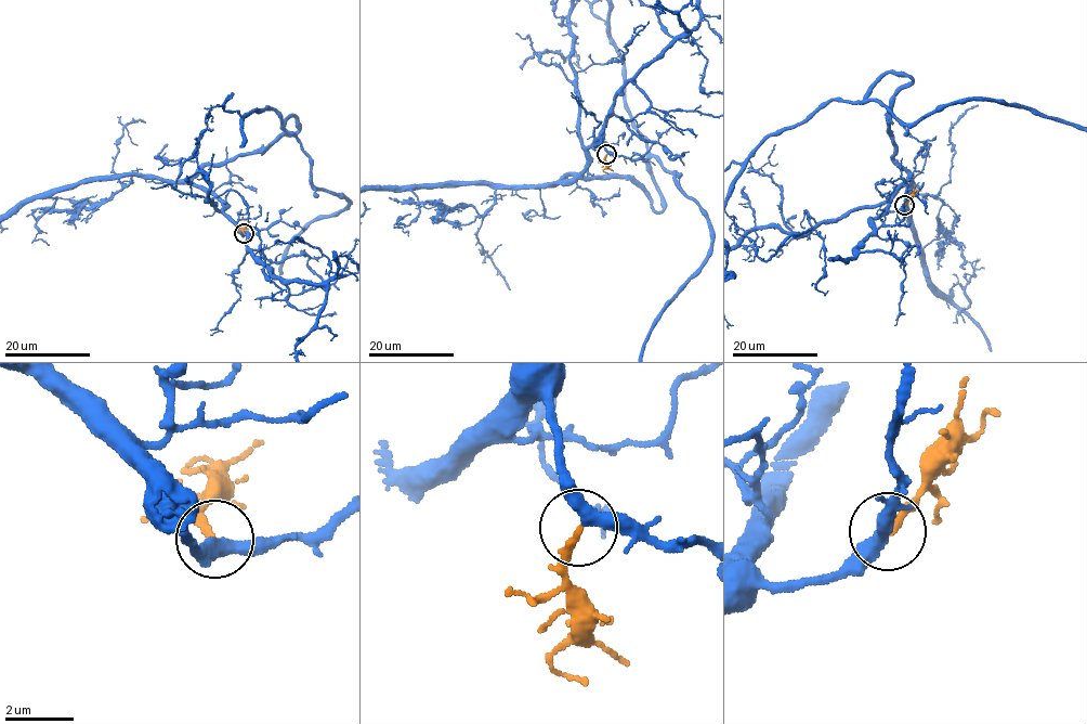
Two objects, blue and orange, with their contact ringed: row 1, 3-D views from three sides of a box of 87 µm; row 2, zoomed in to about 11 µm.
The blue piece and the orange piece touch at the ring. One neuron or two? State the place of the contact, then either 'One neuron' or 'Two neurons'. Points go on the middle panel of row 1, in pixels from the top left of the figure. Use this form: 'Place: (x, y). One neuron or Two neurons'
Place: (606, 154). One neuron

